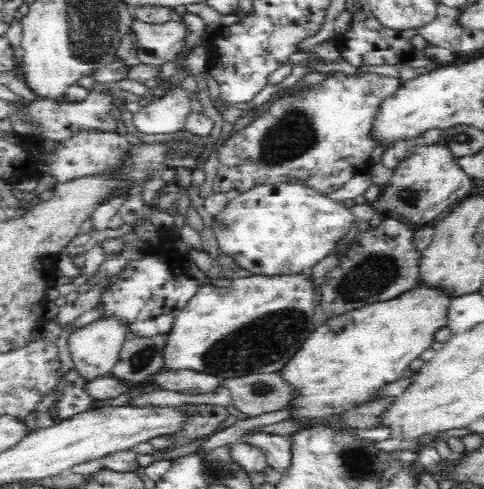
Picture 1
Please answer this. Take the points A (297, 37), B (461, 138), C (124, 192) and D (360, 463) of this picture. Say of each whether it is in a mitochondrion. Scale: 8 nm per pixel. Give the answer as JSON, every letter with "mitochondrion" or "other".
{"A":"other","B":"mitochondrion","C":"other","D":"mitochondrion"}

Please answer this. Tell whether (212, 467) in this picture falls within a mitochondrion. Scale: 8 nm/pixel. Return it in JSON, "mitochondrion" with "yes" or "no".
{"mitochondrion":"yes"}

